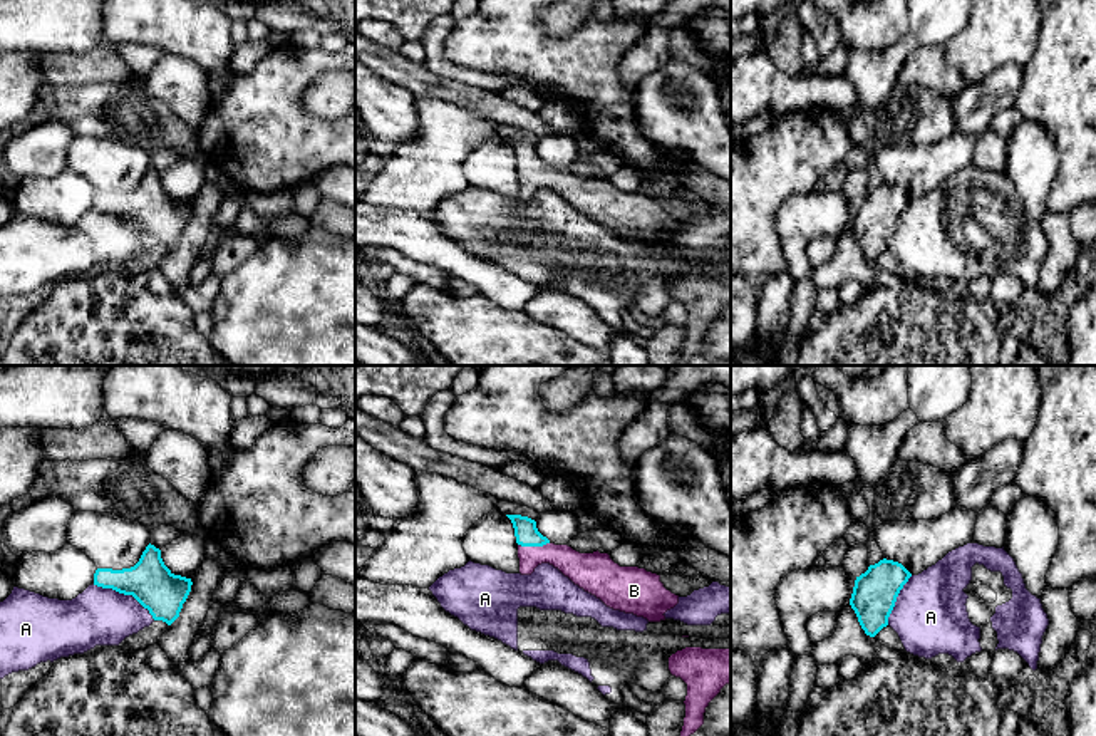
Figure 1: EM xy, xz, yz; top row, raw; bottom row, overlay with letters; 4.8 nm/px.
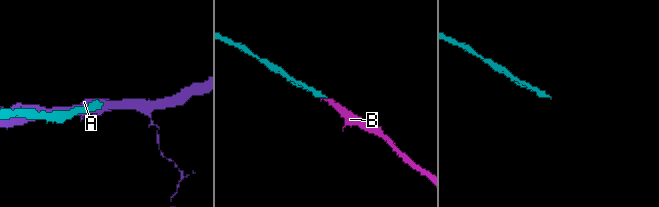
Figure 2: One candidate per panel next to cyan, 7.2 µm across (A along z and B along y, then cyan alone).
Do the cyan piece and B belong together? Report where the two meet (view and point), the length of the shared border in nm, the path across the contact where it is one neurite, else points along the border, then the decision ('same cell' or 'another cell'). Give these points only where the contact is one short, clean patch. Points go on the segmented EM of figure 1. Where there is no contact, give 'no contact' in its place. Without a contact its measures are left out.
meets cyan in xz at (533, 545); contact 150 nm long; runs through xz (527, 533), (533, 545), (579, 567); same cell

